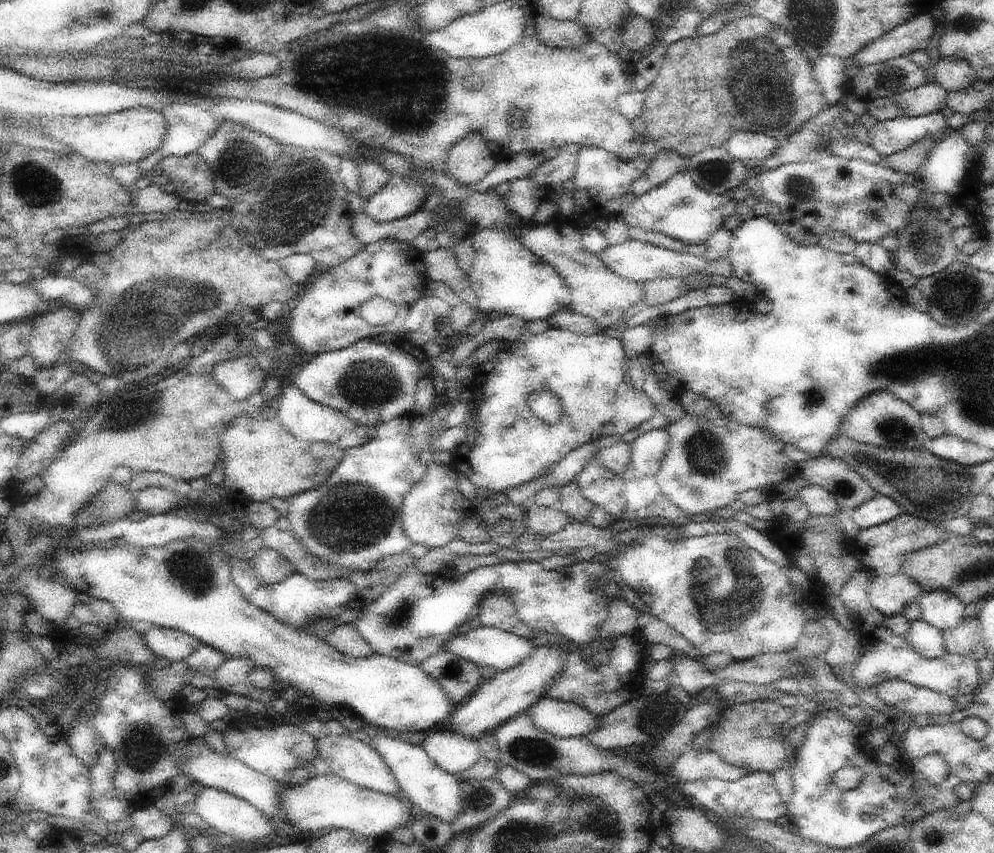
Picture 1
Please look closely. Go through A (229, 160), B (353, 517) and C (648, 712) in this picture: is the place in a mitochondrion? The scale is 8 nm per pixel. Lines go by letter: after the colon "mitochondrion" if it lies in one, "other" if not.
A: mitochondrion
B: mitochondrion
C: mitochondrion

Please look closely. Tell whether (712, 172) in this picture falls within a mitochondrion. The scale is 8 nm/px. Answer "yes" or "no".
yes

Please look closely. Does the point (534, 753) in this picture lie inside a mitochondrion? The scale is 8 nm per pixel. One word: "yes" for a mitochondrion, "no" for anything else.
yes

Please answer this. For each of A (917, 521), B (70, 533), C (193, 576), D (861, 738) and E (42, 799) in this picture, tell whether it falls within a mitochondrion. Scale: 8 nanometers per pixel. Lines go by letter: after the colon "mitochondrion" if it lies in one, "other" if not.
A: other
B: other
C: mitochondrion
D: other
E: other

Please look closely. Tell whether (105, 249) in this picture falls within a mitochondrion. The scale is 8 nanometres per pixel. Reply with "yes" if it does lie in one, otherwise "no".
no

